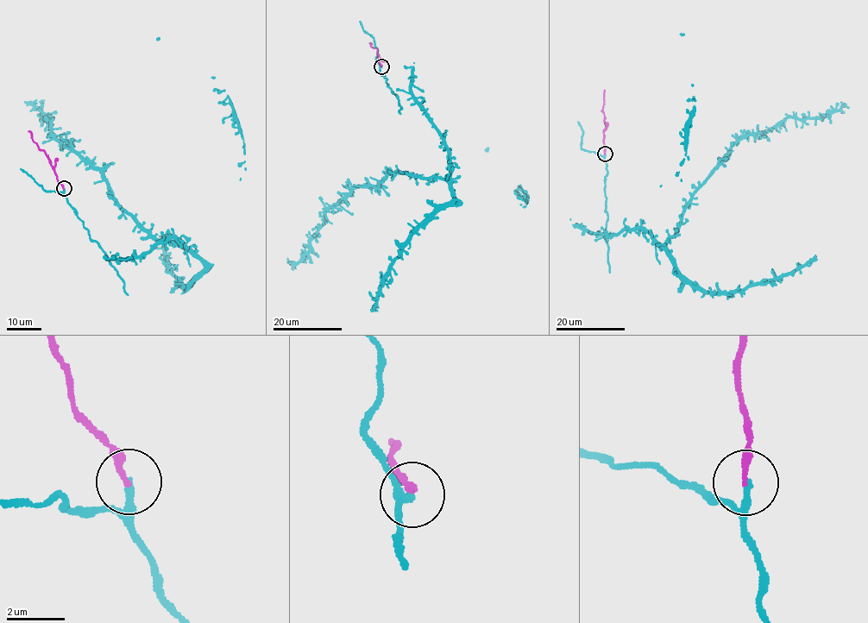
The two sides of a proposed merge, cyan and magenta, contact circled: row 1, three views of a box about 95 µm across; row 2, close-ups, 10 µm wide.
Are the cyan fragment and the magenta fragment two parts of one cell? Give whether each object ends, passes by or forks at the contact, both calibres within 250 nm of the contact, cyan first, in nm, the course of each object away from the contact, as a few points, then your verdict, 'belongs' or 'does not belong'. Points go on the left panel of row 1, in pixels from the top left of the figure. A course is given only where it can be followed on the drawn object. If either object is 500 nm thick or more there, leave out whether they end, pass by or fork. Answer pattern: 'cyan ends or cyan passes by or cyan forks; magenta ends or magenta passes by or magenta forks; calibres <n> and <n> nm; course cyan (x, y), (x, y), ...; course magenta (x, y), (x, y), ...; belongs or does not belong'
cyan ends; magenta ends; calibres 220 and 220 nm; course cyan (64, 188), (105, 259), (175, 237), (185, 248), (155, 241), (124, 212), (35, 104); course magenta (64, 188), (45, 152), (40, 150), (28, 131); belongs

